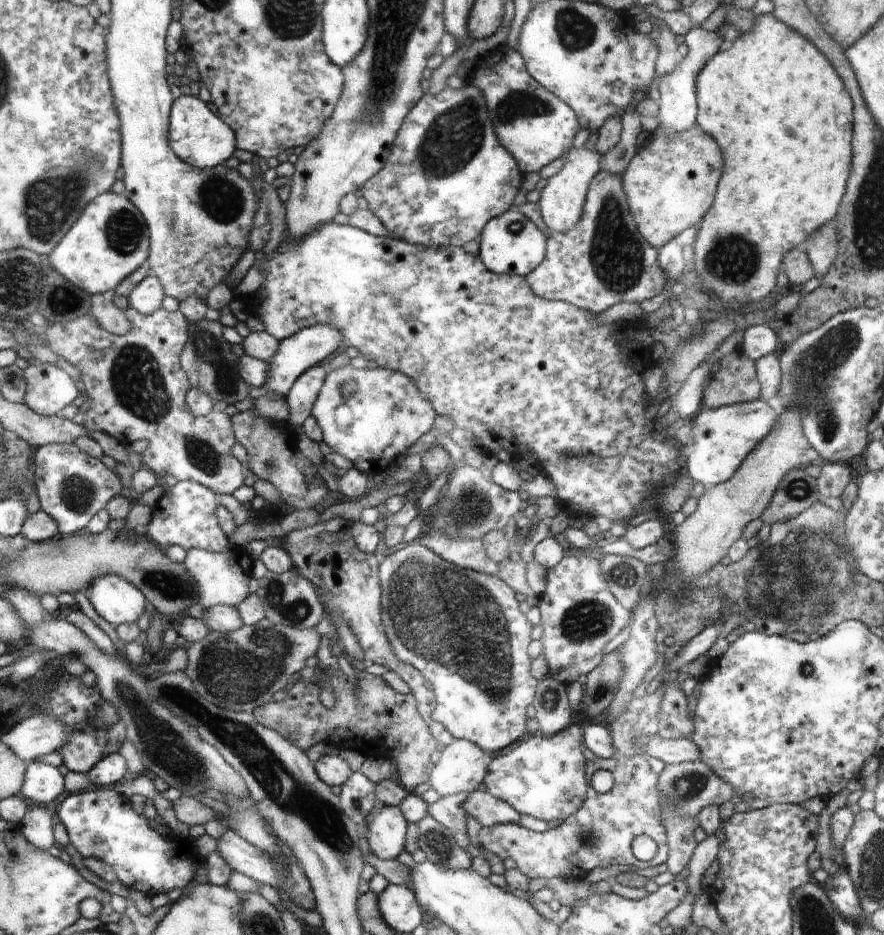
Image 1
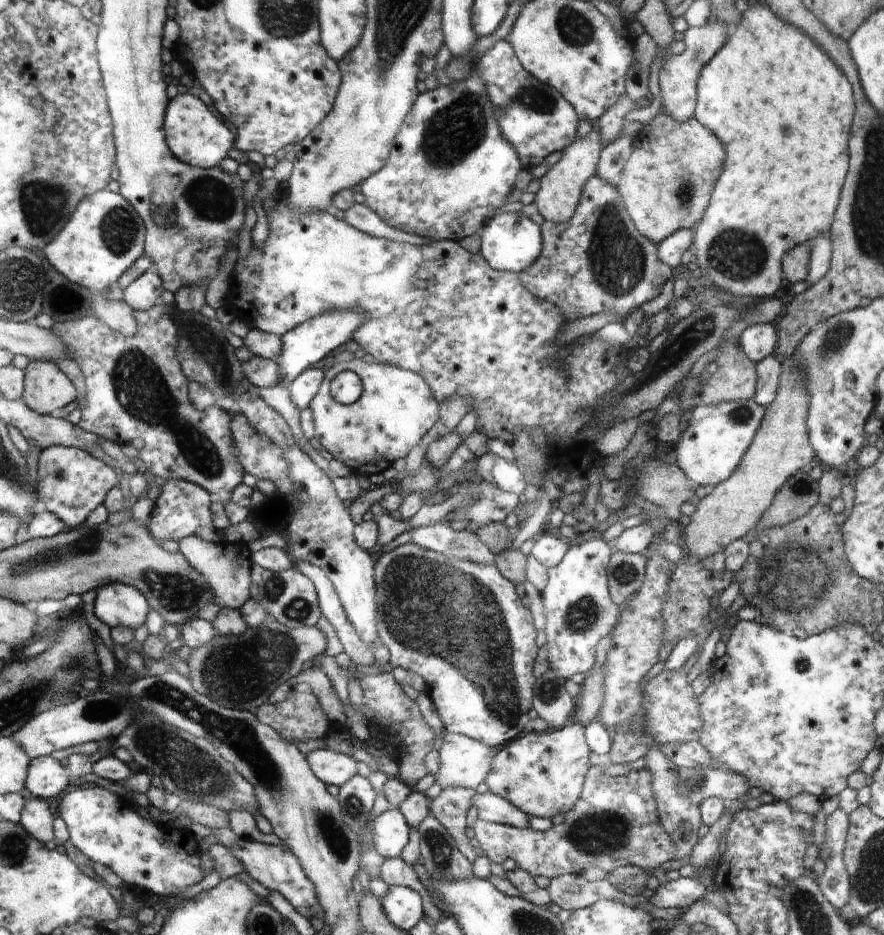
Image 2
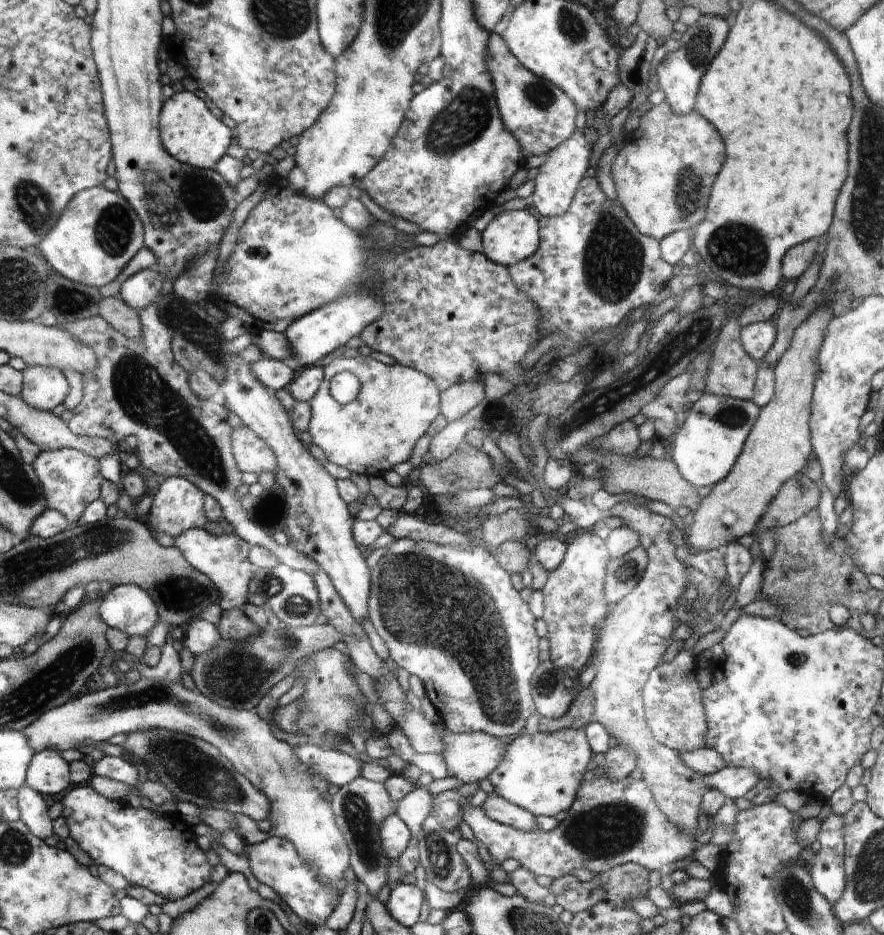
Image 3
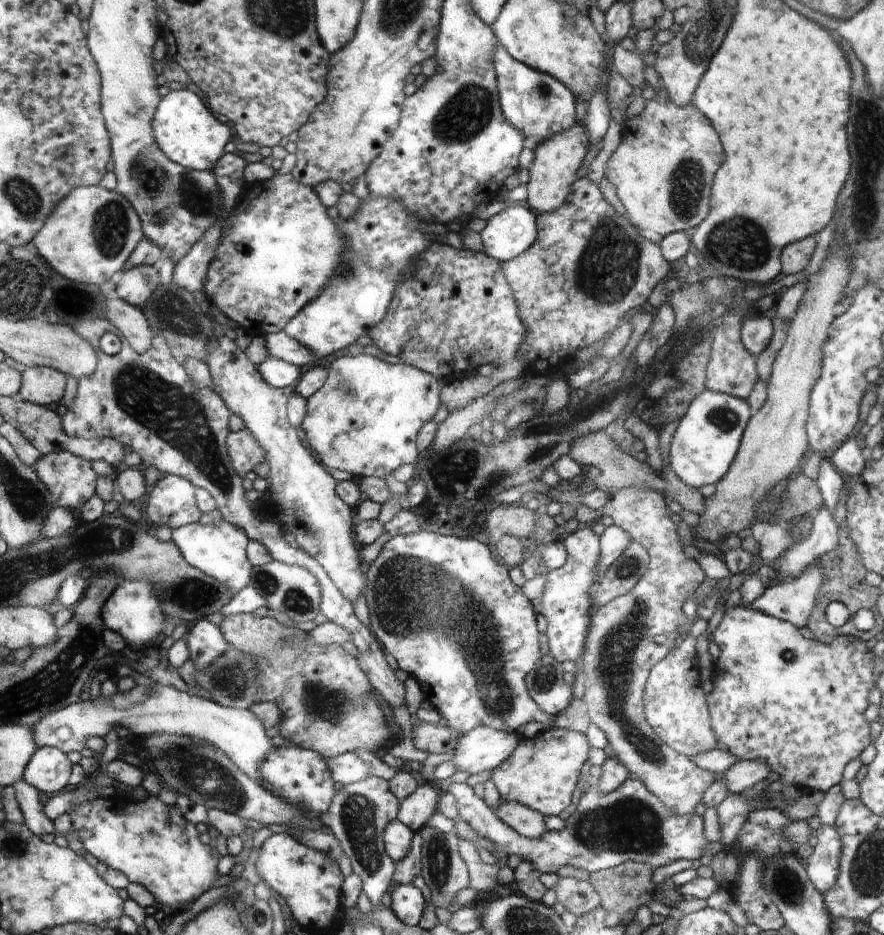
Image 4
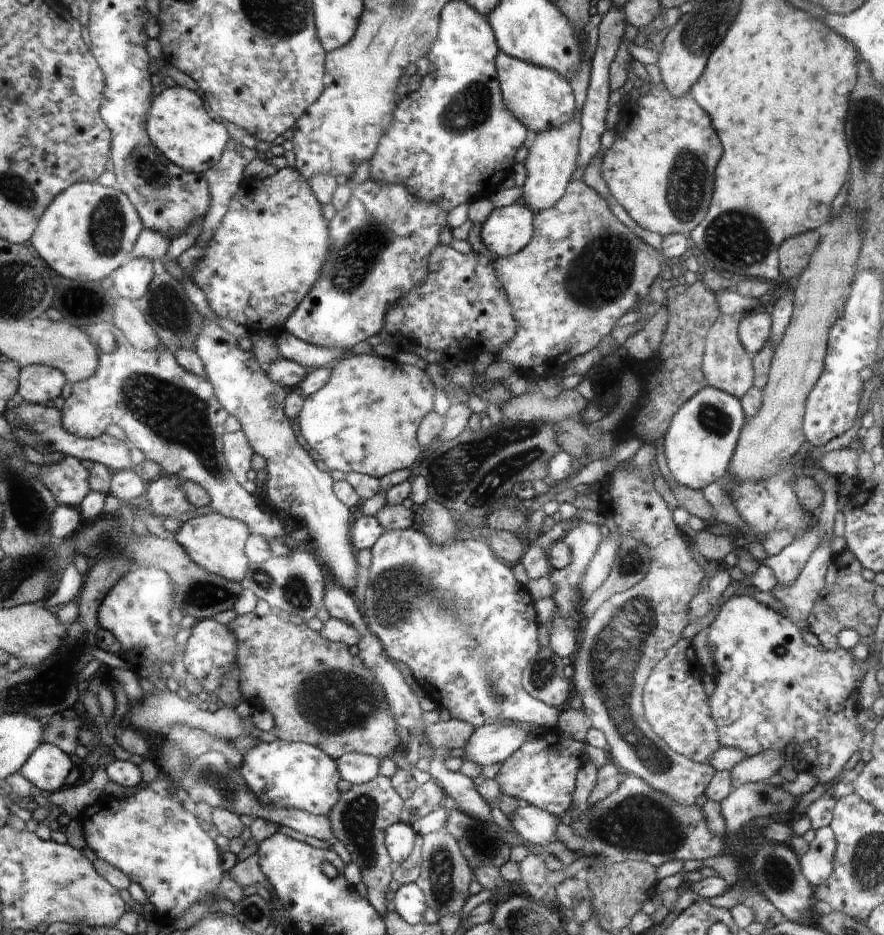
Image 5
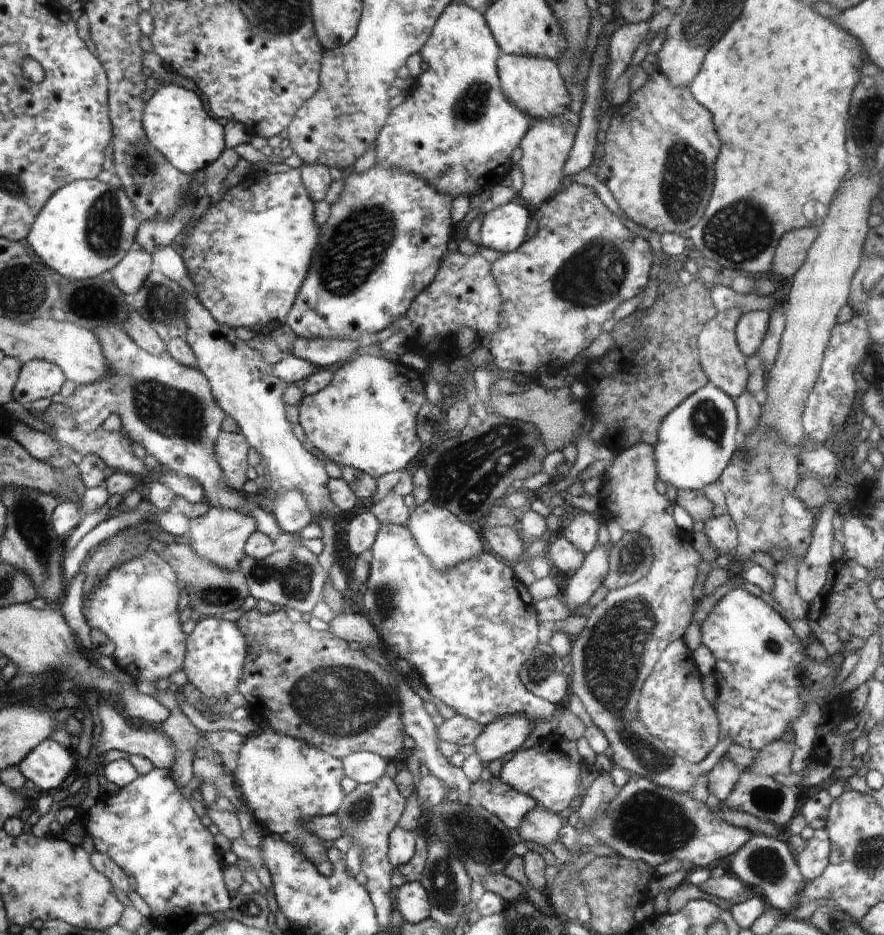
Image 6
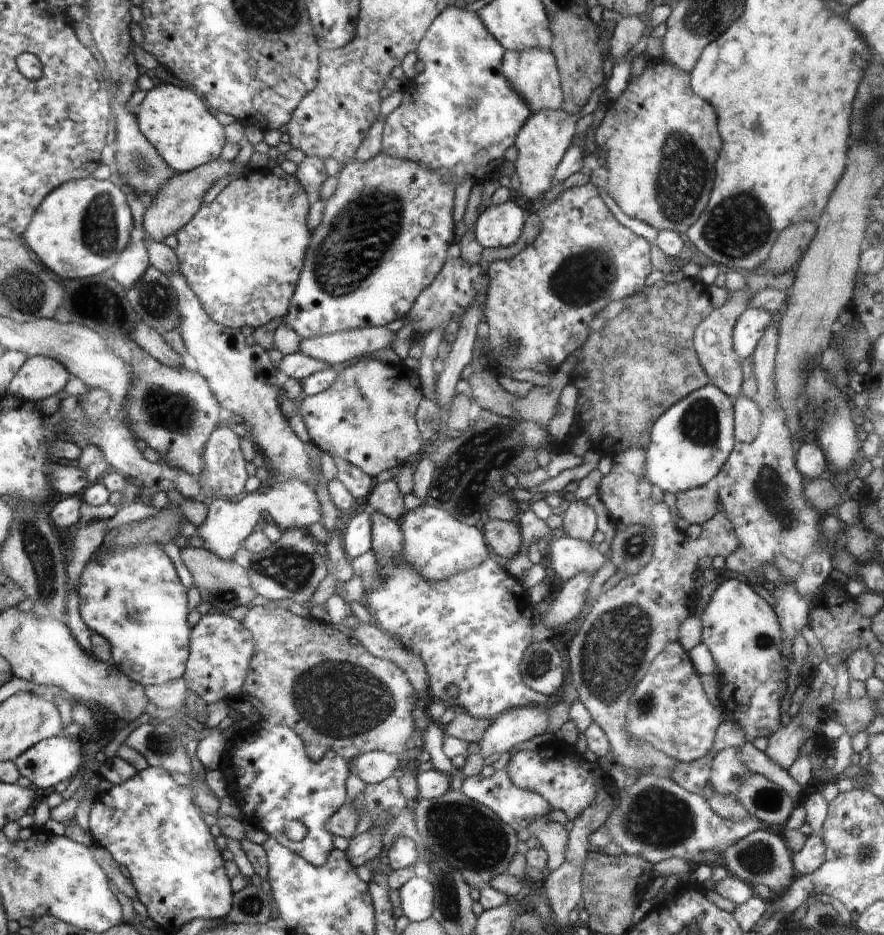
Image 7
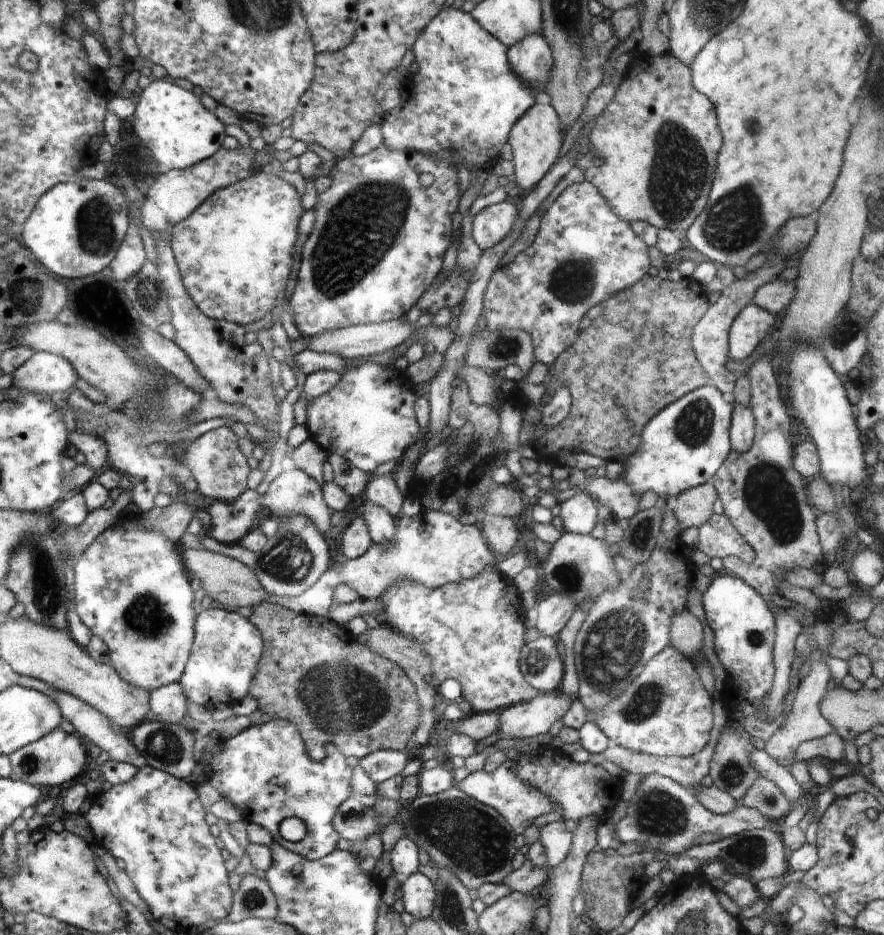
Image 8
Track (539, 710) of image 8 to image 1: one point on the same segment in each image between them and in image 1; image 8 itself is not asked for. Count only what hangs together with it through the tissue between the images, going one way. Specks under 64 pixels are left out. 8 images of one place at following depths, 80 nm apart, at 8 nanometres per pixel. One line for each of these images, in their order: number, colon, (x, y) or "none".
1: (461, 767)
2: (465, 762)
3: (473, 756)
4: (483, 748)
5: (490, 744)
6: (505, 736)
7: (518, 724)

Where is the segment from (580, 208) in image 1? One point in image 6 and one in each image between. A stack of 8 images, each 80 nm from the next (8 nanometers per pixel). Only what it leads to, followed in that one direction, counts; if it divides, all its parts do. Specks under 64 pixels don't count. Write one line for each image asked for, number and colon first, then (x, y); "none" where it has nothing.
2: (561, 187)
3: (558, 178)
4: (558, 159)
5: (551, 161)
6: (546, 146)

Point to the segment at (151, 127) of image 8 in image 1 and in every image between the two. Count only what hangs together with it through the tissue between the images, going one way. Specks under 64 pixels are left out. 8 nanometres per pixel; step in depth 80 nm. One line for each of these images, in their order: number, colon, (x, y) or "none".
1: (199, 138)
2: (195, 136)
3: (192, 134)
4: (185, 130)
5: (178, 125)
6: (175, 120)
7: (186, 135)

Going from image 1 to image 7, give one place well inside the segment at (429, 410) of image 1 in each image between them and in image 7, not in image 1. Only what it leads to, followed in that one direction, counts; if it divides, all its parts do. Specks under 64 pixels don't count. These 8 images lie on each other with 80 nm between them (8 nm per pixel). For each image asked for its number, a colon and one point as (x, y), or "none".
2: (397, 407)
3: (369, 436)
4: (364, 419)
5: (364, 419)
6: (365, 418)
7: (366, 416)

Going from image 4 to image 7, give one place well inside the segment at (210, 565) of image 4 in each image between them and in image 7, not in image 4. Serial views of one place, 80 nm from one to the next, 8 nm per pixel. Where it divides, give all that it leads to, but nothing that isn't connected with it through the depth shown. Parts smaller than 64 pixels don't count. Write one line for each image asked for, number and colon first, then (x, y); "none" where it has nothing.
5: (216, 543)
6: (219, 536)
7: (292, 504)

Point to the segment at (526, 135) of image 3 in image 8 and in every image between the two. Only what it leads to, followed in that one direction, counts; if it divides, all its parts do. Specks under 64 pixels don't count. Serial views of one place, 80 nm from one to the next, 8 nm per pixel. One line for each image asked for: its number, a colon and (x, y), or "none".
4: (537, 103)
5: (540, 98)
6: (534, 85)
7: (533, 74)
8: (530, 60)

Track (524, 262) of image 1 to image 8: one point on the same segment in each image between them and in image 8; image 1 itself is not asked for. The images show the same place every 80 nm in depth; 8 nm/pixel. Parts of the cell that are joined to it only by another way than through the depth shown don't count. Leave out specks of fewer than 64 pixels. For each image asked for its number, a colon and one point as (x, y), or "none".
2: (511, 241)
3: (512, 236)
4: (507, 234)
5: (508, 229)
6: (505, 228)
7: (497, 225)
8: (495, 223)

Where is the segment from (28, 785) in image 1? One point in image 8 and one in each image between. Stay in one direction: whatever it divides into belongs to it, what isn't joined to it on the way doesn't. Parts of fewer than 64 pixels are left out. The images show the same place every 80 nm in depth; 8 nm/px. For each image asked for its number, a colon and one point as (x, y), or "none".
2: (46, 778)
3: (48, 774)
4: (48, 771)
5: (48, 768)
6: (47, 765)
7: (50, 761)
8: (59, 757)

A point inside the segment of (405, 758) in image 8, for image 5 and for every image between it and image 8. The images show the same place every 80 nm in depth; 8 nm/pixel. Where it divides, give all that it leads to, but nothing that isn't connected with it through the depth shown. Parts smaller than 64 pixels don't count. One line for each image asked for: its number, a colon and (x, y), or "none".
5: (359, 769)
6: (363, 767)
7: (373, 767)

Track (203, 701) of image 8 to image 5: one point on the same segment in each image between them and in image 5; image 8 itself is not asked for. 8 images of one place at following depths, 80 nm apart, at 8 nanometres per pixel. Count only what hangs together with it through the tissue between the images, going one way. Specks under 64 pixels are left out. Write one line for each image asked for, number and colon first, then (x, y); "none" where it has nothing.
5: (210, 652)
6: (216, 649)
7: (221, 648)

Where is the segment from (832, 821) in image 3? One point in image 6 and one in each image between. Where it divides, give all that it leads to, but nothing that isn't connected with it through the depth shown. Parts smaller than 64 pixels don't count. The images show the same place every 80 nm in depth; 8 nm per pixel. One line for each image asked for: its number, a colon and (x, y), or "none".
4: (821, 867)
5: (816, 865)
6: (812, 861)

